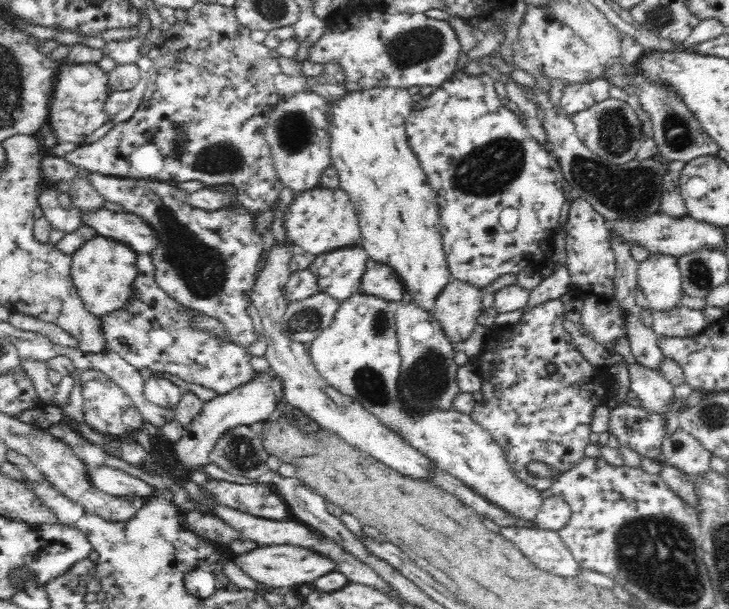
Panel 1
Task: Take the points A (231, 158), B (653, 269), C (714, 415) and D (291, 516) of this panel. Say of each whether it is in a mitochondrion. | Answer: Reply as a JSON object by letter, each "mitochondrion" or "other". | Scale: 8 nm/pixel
{"A":"mitochondrion","B":"other","C":"mitochondrion","D":"other"}

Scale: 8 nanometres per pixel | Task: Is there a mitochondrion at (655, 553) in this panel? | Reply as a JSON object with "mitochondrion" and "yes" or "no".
{"mitochondrion":"yes"}

